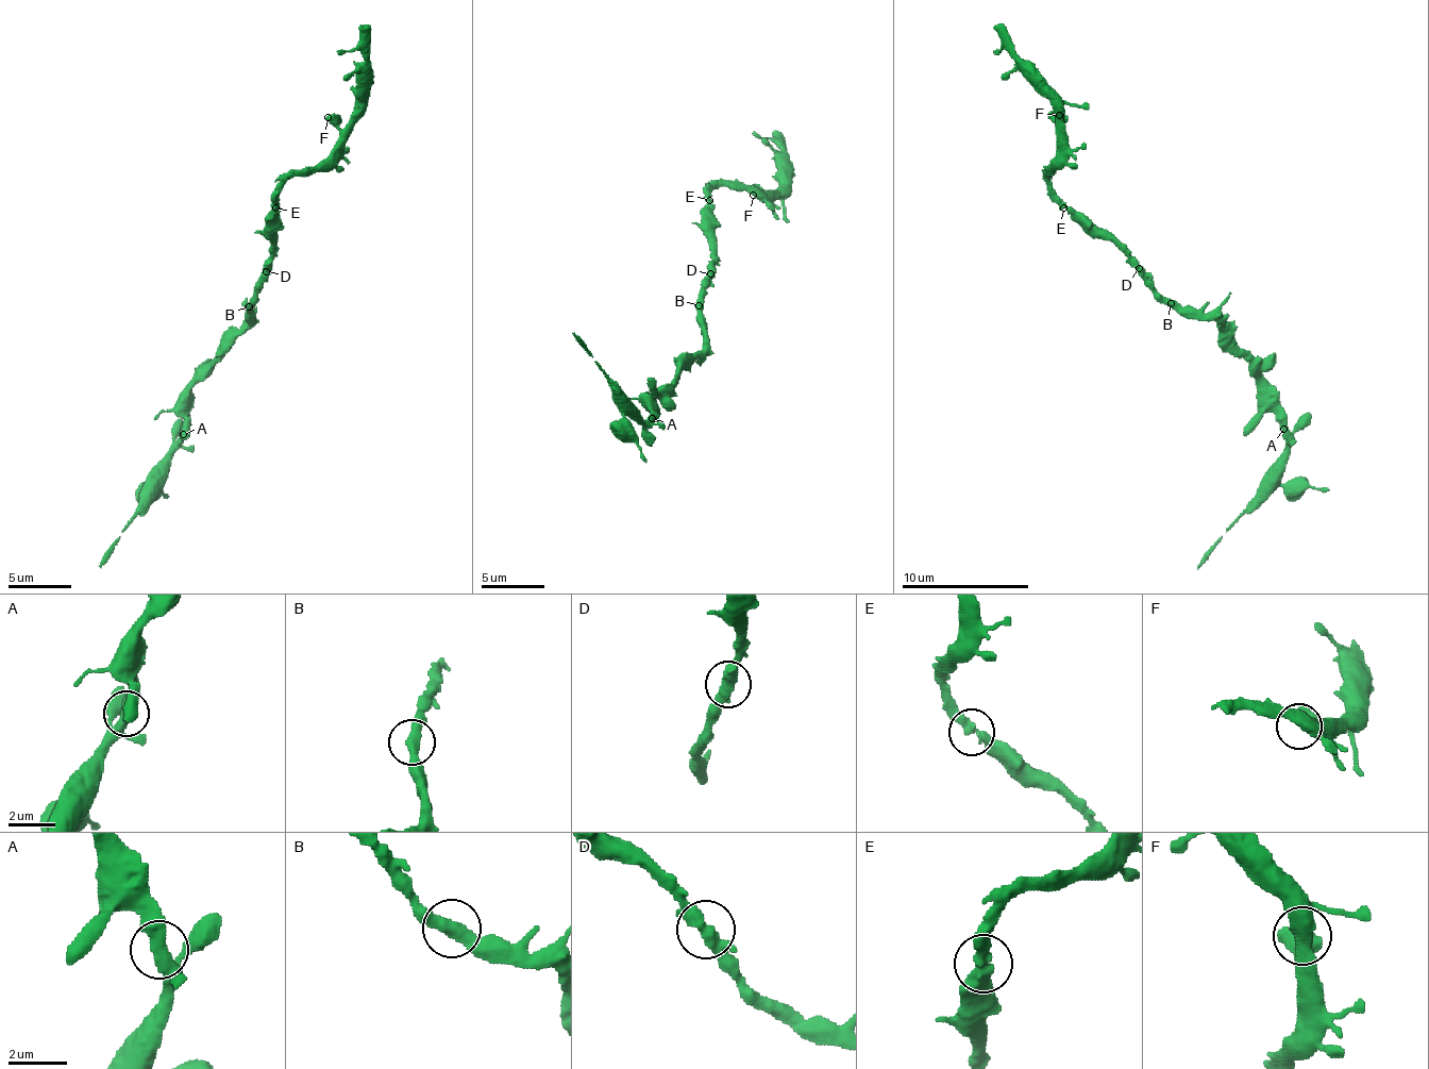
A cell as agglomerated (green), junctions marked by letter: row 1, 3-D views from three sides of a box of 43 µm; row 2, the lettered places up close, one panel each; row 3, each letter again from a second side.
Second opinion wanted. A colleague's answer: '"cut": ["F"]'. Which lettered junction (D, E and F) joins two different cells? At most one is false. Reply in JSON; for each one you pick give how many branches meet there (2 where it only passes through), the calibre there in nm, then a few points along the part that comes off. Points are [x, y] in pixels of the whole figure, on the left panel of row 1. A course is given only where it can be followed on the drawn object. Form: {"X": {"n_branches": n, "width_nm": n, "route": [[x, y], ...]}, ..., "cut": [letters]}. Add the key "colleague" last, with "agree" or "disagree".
{"cut": [], "colleague": "disagree"}

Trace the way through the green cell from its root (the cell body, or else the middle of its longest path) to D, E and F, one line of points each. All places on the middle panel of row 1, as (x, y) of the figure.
D: (701, 308), (703, 284), (711, 274)
E: (701, 308), (703, 281), (713, 262), (709, 201)
F: (701, 308), (703, 281), (713, 262), (709, 195), (717, 186), (768, 190), (753, 195)

